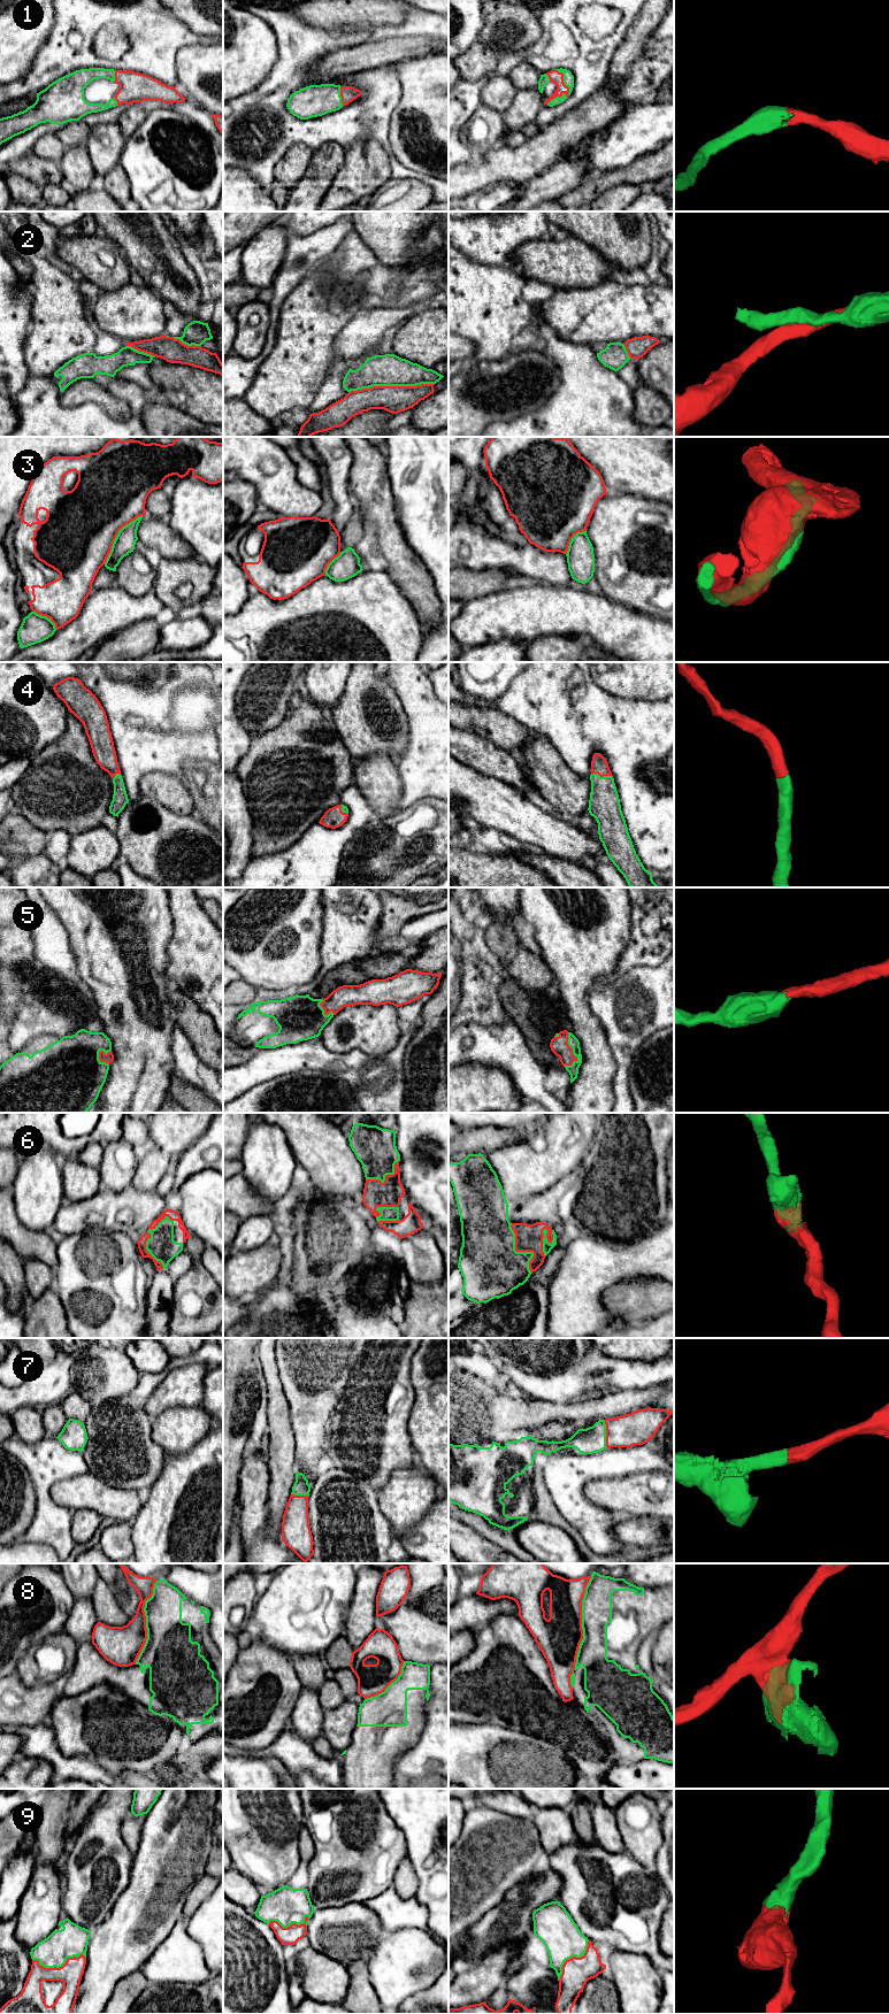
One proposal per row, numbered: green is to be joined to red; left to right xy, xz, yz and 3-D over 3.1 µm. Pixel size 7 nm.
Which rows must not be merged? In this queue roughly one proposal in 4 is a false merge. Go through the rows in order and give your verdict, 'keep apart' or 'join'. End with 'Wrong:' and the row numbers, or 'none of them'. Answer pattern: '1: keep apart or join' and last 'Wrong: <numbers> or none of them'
1: join
2: keep apart
3: keep apart
4: join
5: join
6: join
7: join
8: keep apart
9: join
Wrong: 2, 3, 8

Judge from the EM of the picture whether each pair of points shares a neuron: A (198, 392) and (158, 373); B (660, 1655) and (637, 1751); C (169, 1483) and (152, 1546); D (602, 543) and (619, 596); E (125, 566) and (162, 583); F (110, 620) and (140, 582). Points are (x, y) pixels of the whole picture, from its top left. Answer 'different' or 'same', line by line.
A: same
B: different
C: same
D: same
E: different
F: different

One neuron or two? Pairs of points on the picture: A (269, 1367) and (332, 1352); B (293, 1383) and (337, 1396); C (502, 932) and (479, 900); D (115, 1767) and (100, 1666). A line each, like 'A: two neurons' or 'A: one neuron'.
A: two neurons
B: one neuron
C: two neurons
D: two neurons

